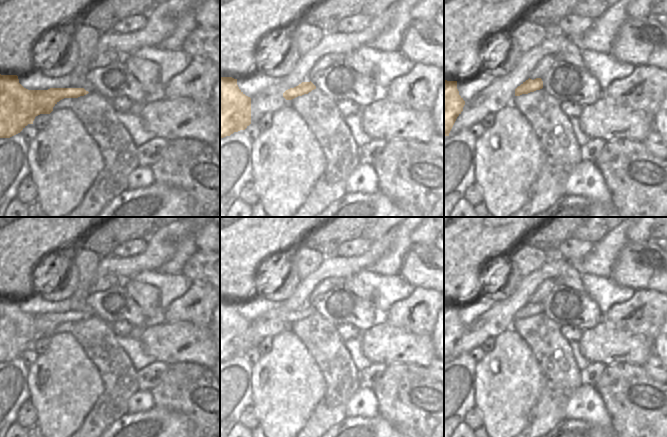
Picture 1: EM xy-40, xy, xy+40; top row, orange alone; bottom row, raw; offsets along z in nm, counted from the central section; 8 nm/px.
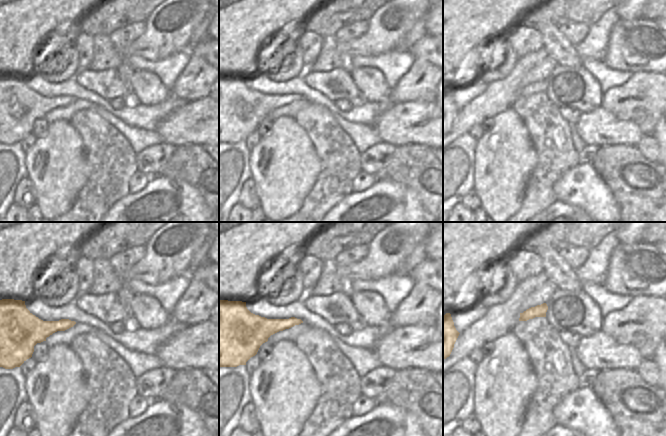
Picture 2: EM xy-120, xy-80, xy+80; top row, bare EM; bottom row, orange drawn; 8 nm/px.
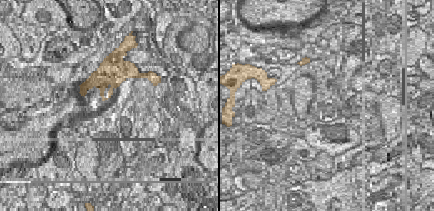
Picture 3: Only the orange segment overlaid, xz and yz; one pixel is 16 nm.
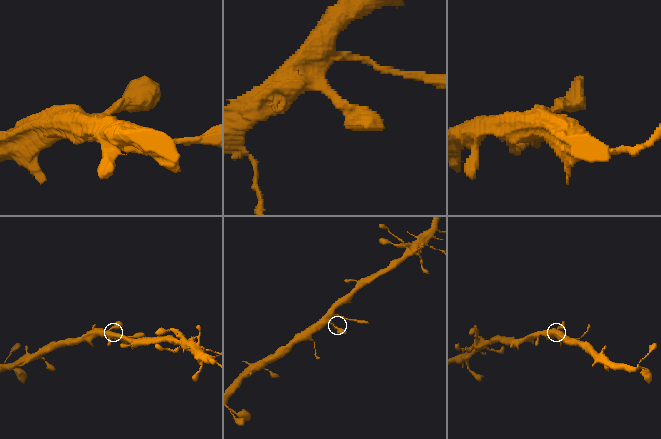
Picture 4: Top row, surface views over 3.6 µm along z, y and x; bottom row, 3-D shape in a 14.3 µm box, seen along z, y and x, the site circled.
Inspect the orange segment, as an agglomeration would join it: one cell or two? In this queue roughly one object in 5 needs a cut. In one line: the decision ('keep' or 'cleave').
keep

